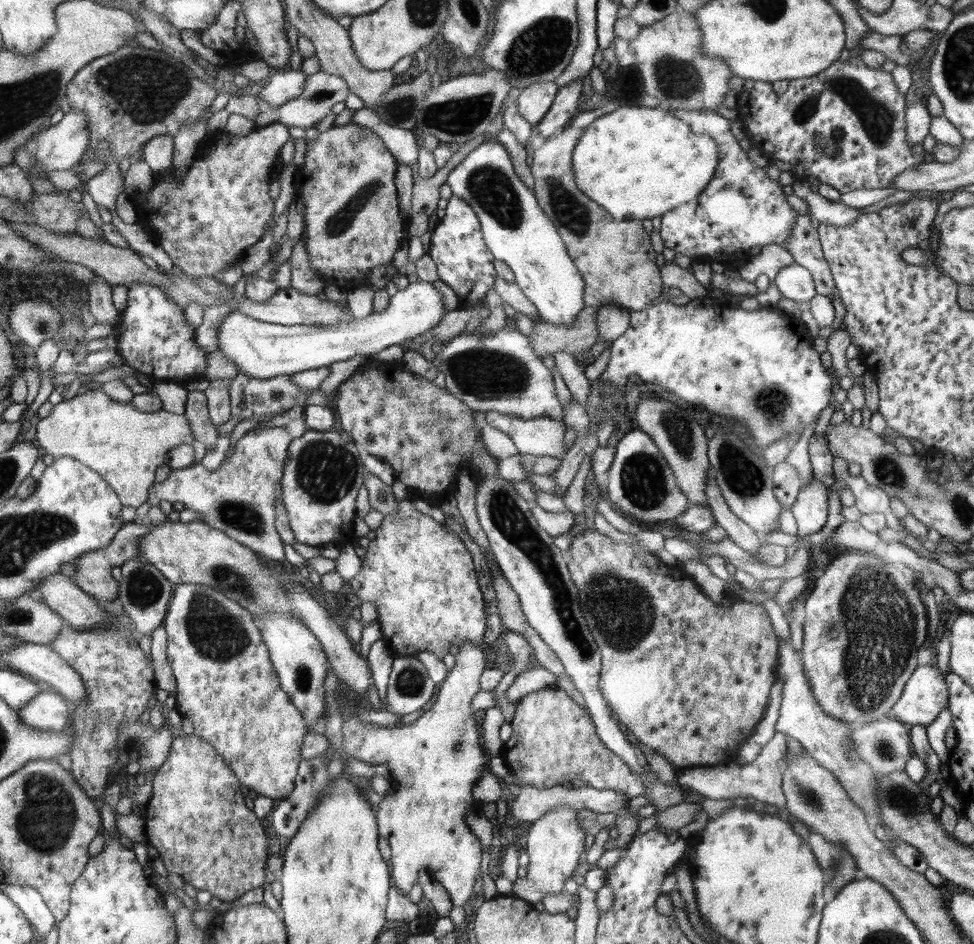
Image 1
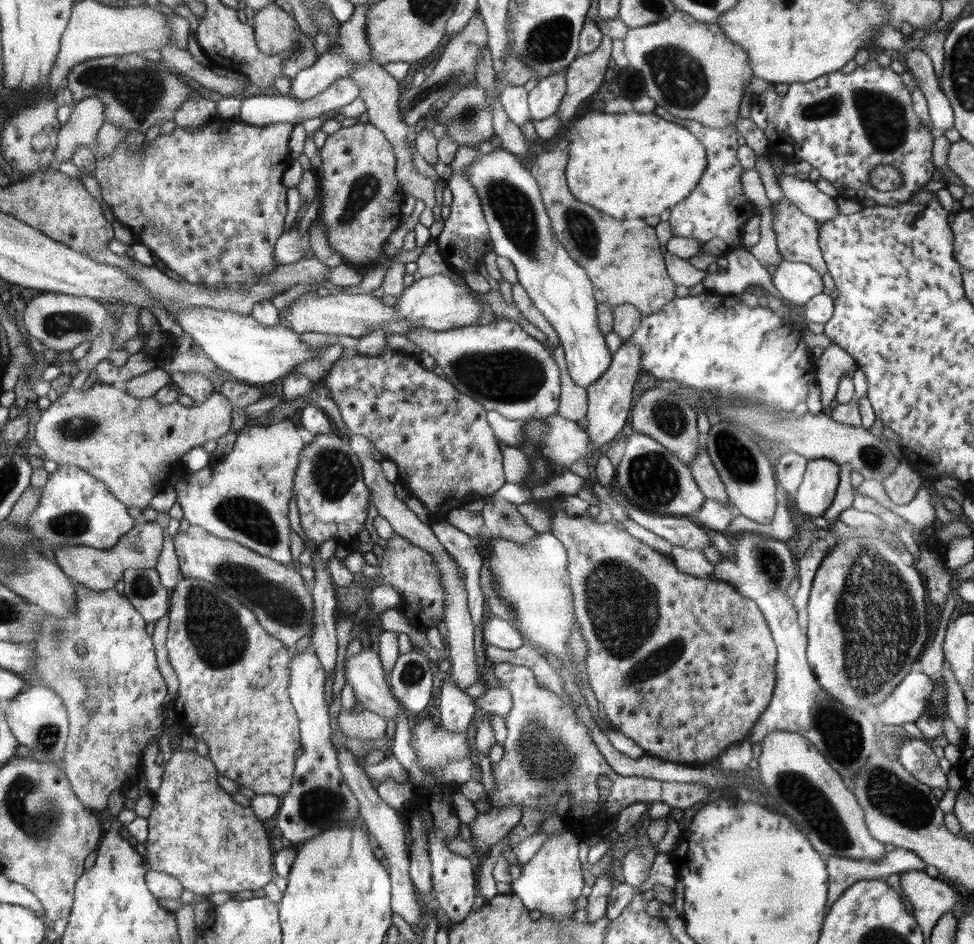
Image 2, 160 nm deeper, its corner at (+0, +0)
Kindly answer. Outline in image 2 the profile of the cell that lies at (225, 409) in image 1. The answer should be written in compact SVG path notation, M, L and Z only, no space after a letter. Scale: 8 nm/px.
M94 384L93 388L88 390L73 389L71 386L68 391L59 396L56 401L51 402L51 406L42 412L40 420L35 424L34 440L37 445L42 449L43 456L46 459L54 460L59 466L66 466L67 464L73 464L79 466L82 470L85 470L90 476L94 476L98 480L101 480L108 490L127 507L138 506L138 508L146 509L153 496L156 496L162 491L172 475L170 470L172 466L181 460L181 458L194 447L202 447L205 442L209 440L218 440L222 438L228 431L231 430L232 420L232 408L233 404L226 398L221 392L213 391L213 393L202 403L198 408L182 406L178 401L172 404L162 406L154 397L141 398L129 395L126 391L115 388L113 384Z

